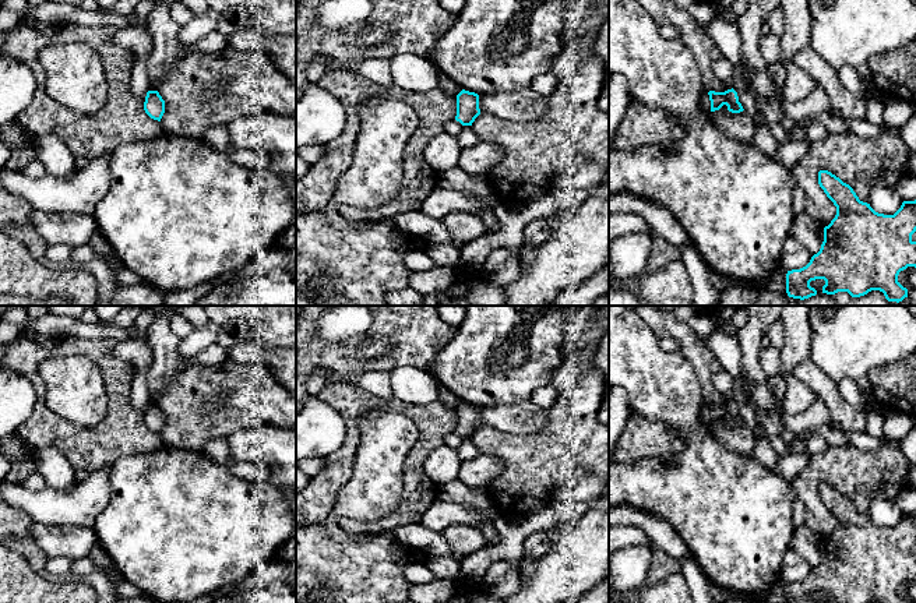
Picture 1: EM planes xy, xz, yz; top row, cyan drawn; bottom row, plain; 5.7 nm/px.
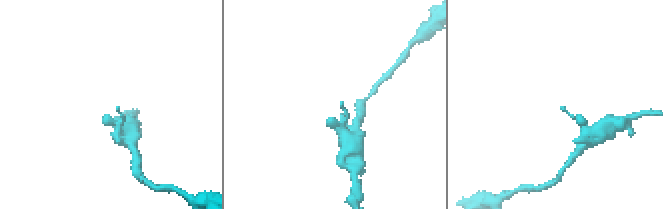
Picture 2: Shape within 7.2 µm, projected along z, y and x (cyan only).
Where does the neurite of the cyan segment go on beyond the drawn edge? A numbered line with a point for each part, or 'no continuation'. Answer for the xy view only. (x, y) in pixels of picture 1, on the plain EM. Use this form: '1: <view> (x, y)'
no continuation

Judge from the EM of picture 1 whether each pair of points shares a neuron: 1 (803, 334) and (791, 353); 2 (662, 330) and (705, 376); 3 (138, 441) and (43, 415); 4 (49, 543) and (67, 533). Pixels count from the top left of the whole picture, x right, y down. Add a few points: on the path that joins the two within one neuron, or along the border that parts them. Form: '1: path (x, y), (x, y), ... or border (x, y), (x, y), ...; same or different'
1: path (799, 338), (795, 349); same
2: path (676, 331), (704, 362); same
3: path (115, 441), (74, 441), (67, 437); same
4: path (53, 540), (63, 538); same

